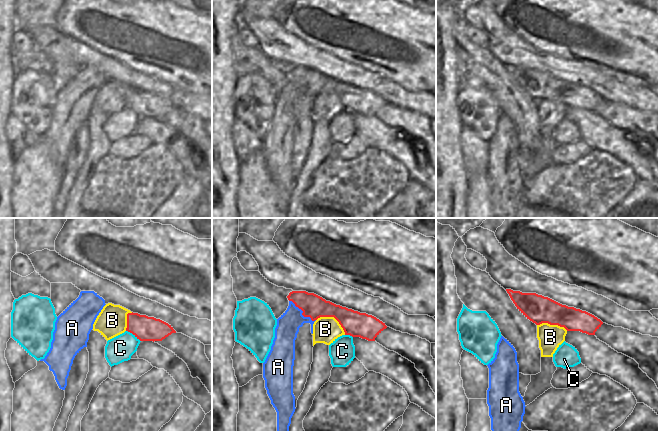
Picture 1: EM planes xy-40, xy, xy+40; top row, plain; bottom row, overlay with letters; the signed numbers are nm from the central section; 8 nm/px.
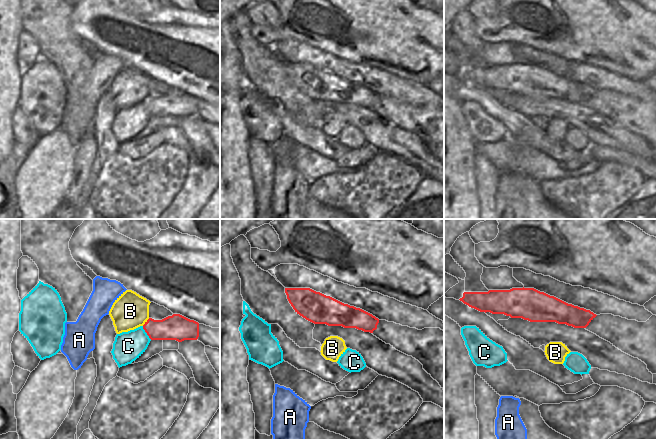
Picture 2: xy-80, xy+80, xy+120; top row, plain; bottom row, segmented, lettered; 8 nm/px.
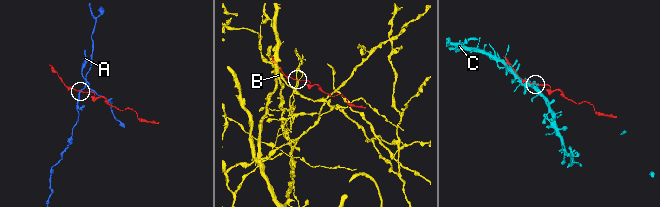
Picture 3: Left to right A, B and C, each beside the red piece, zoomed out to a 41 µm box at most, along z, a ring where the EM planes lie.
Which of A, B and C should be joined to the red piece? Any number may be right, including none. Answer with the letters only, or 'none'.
none

